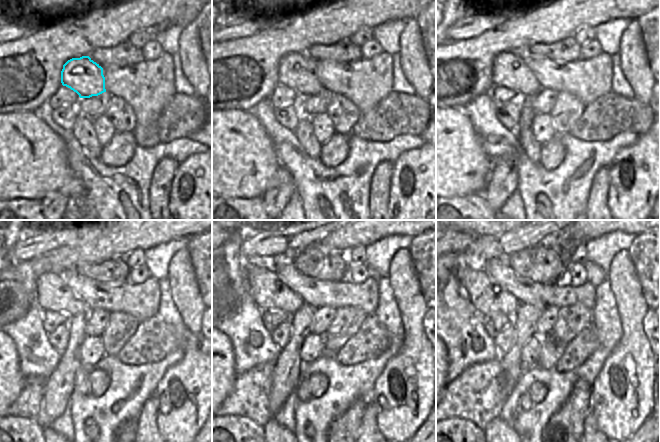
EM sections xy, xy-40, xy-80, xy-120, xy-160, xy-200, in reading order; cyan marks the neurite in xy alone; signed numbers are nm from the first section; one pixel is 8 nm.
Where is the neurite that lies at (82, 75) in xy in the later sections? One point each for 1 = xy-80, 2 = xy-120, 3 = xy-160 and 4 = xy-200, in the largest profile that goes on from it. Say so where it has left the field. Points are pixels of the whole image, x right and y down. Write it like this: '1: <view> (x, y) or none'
1: xy-80 (509, 71)
2: xy-120 (51, 293)
3: xy-160 (262, 285)
4: xy-200 (482, 291)

